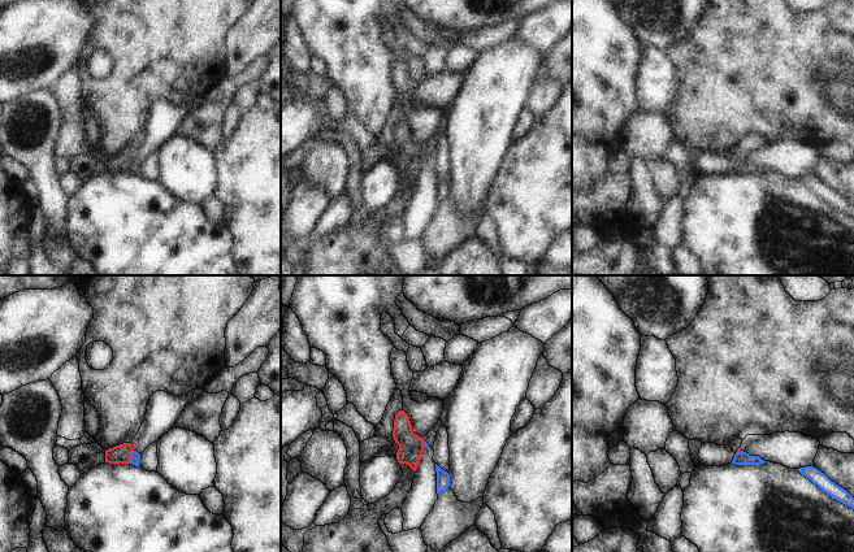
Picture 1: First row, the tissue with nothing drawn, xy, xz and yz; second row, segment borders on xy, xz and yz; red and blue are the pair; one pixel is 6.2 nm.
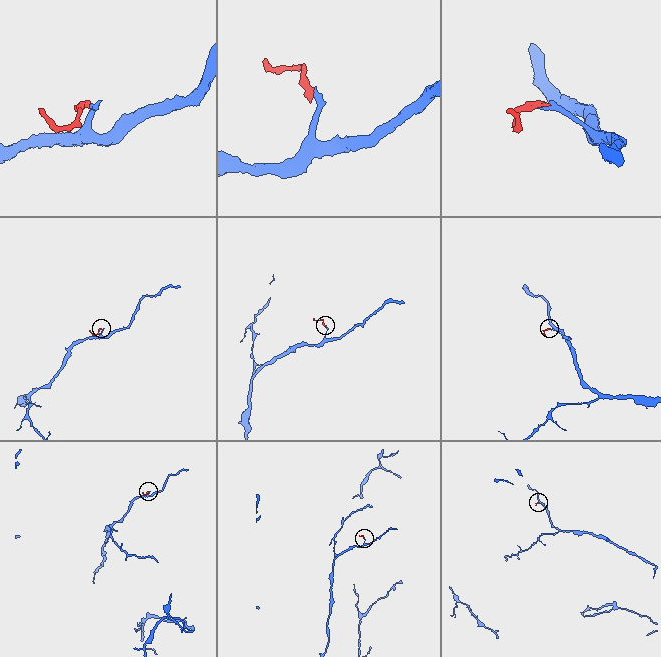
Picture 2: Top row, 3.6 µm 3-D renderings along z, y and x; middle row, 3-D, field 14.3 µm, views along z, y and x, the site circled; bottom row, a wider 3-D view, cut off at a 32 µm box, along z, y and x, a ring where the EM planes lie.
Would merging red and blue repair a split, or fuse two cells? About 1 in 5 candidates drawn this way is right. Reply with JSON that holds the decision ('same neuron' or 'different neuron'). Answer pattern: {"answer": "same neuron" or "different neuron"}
{"answer": "different neuron"}

